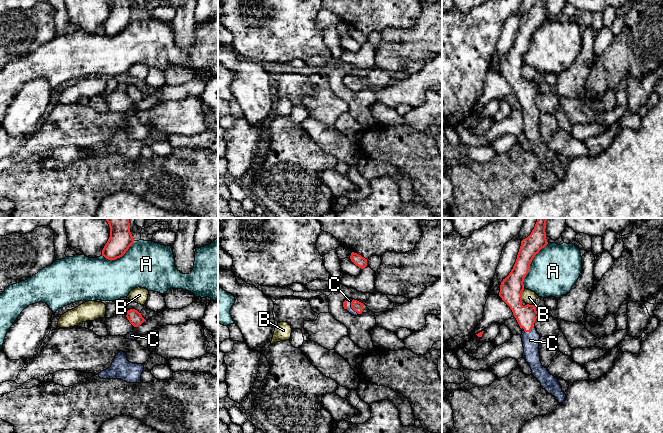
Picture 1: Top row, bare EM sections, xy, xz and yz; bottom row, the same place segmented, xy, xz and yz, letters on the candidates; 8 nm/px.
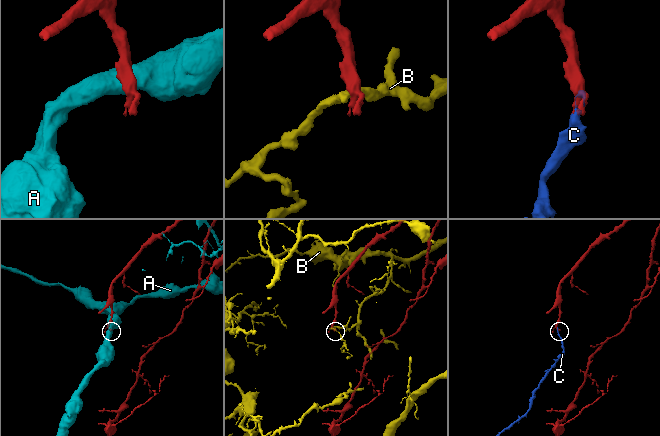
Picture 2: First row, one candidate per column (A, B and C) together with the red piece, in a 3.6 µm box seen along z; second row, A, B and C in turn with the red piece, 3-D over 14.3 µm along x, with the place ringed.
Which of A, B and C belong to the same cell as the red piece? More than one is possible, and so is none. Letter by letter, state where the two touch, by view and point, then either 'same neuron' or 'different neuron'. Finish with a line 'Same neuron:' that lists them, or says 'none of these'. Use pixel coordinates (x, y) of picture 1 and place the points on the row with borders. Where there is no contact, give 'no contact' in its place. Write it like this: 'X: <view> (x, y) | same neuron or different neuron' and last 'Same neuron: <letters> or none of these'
A: yz (529, 265) | different neuron
B: yz (521, 295) | different neuron
C: yz (529, 331) | same neuron
Same neuron: C

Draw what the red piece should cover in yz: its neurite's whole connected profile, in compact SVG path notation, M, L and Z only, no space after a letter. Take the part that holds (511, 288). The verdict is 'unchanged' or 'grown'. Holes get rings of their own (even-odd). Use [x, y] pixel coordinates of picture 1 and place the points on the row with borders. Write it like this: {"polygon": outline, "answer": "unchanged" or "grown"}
{"polygon": "M537 218L531 234L521 241L513 269L501 282L499 296L510 307L522 329L523 358L530 365L532 375L541 383L543 389L555 397L558 403L563 403L566 394L562 391L558 379L551 375L540 361L540 335L535 328L535 321L540 314L534 305L526 304L522 300L523 282L530 264L535 255L548 244L545 232L546 221L547 218Z", "answer": "grown"}

